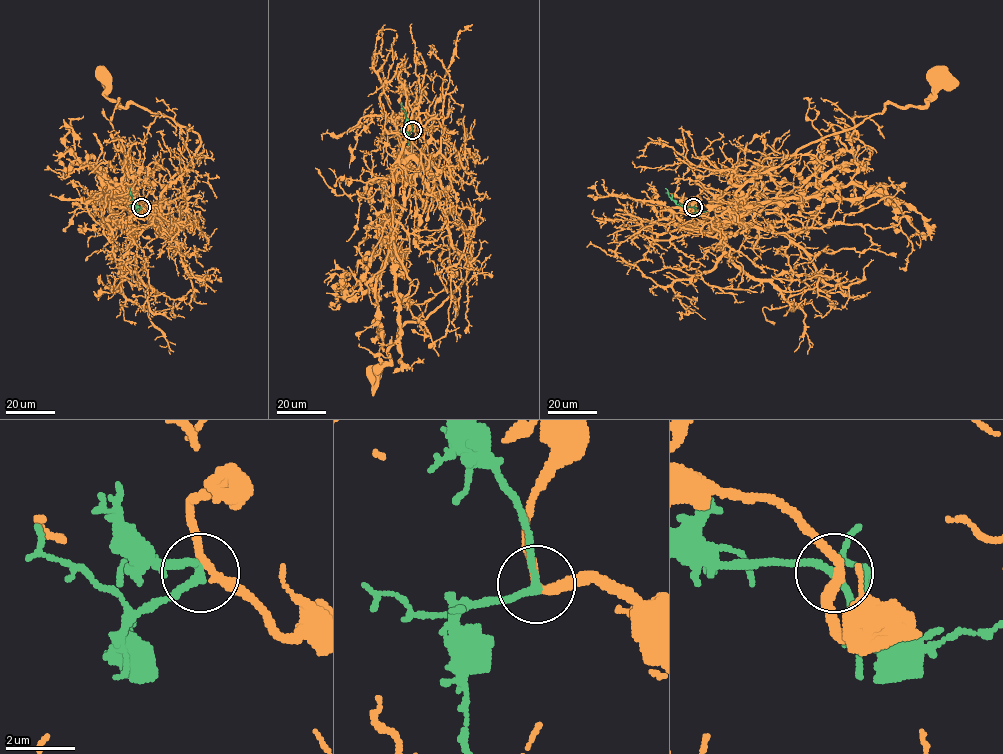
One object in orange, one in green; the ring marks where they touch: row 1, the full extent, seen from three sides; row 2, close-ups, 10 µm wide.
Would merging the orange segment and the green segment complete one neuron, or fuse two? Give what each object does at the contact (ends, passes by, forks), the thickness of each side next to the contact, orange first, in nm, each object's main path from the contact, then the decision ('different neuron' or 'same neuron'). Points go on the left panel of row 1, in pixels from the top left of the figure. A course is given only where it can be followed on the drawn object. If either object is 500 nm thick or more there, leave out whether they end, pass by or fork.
orange passes by | green passes by | 240/200 nm | orange via (142, 207), (156, 212), (133, 204), (152, 214), (200, 137), (165, 115), (117, 107), (105, 76) | green via (142, 207), (135, 205), (130, 188) | same neuron

